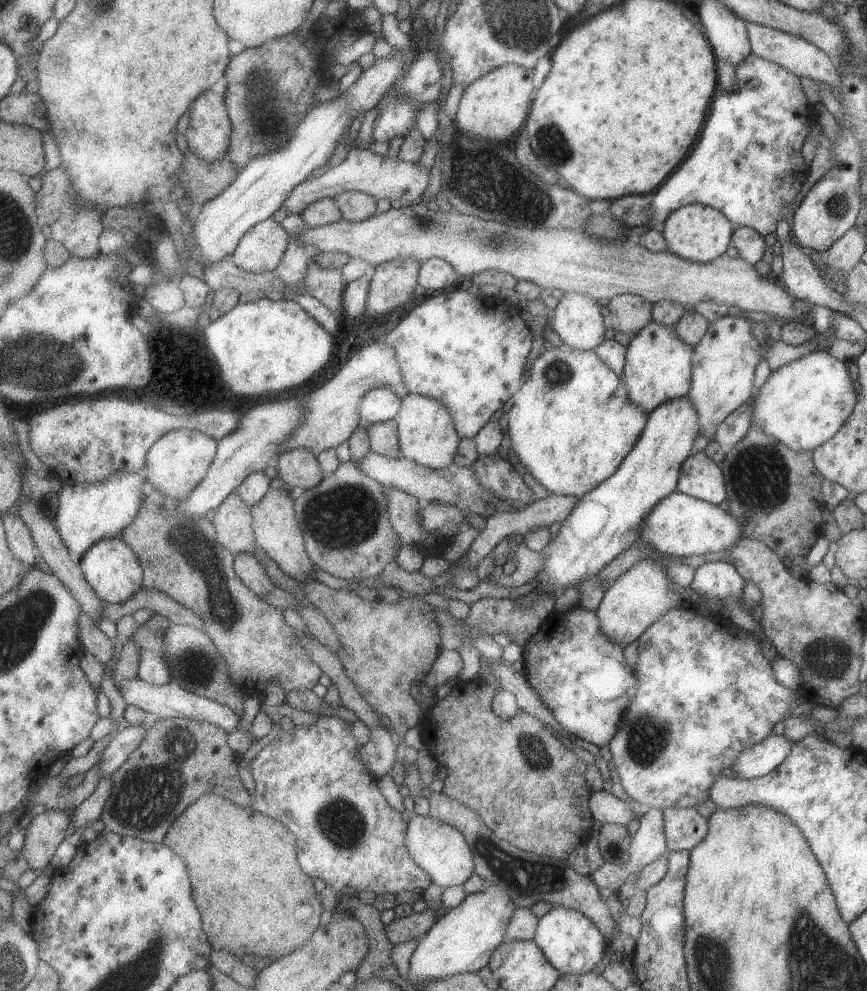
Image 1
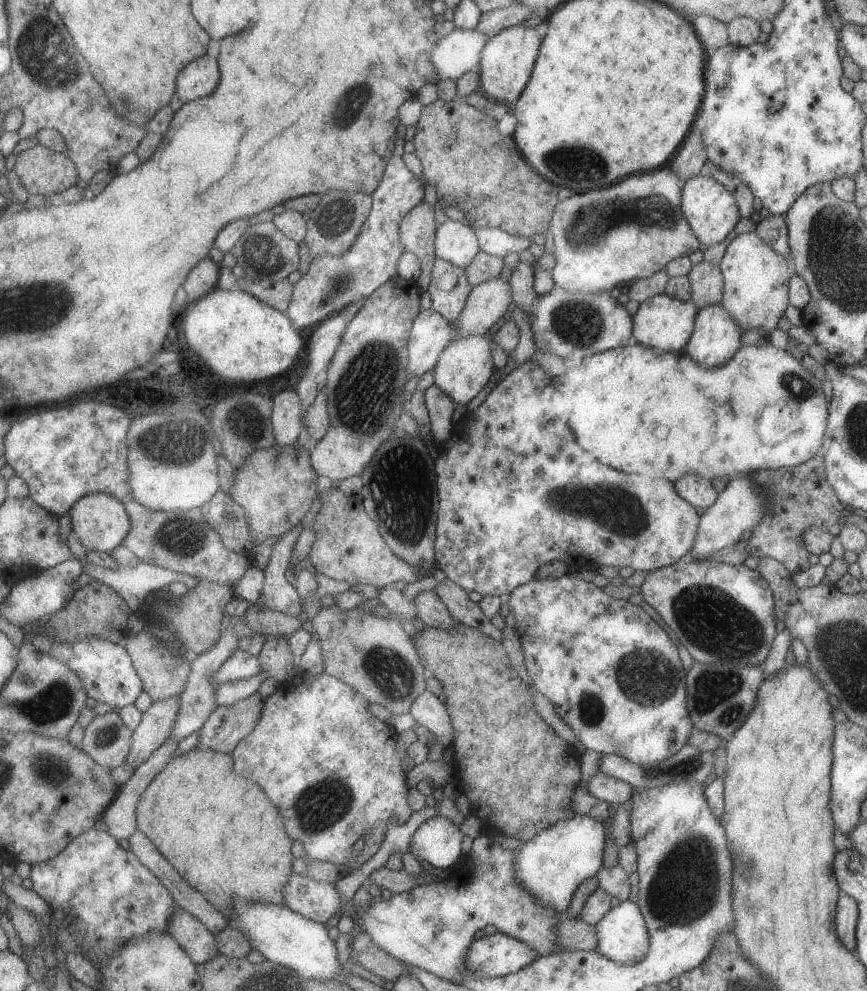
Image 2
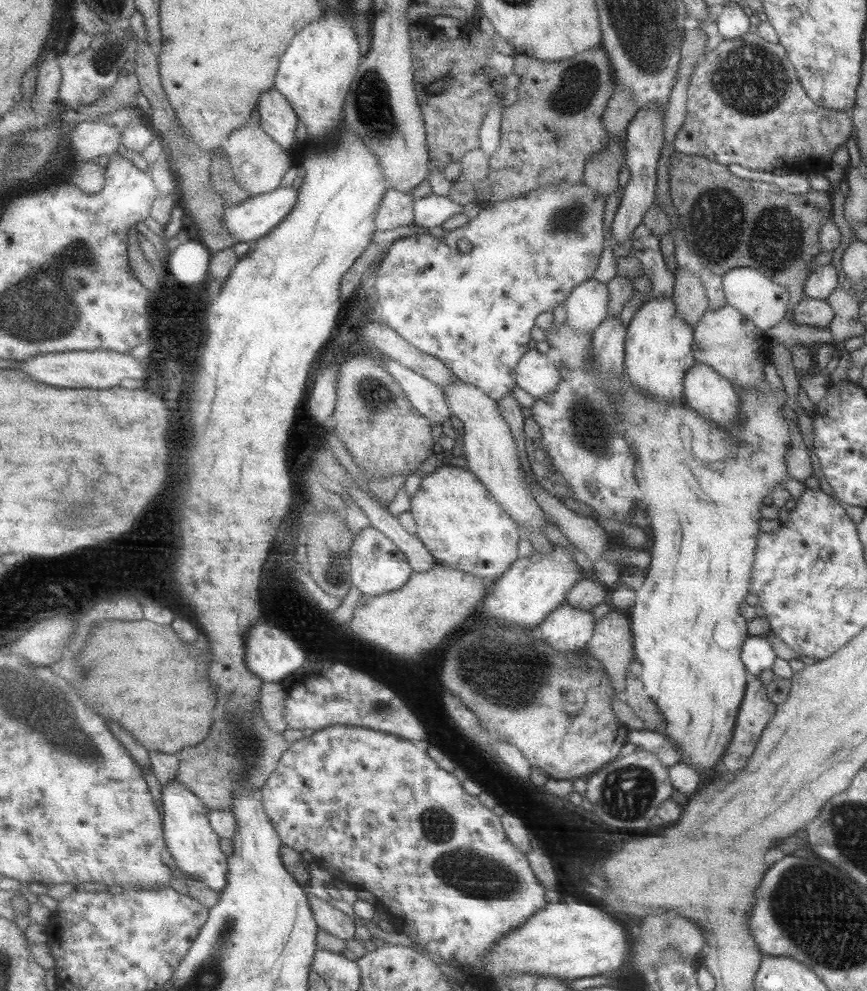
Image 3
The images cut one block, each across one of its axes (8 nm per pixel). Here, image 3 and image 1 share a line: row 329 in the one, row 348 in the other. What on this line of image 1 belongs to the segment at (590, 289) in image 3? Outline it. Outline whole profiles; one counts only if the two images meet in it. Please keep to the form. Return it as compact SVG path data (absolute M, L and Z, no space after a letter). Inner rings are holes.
M577 292L563 294L552 311L551 328L570 347L594 351L603 341L601 306L594 299Z

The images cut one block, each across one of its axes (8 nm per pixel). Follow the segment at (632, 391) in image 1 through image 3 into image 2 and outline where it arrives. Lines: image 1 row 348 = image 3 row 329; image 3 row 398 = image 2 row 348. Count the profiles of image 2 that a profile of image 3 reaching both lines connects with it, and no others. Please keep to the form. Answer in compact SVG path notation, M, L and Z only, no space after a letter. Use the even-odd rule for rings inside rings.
M664 292L652 296L640 302L635 312L633 342L665 352L681 351L691 336L697 311L691 300L682 301Z

